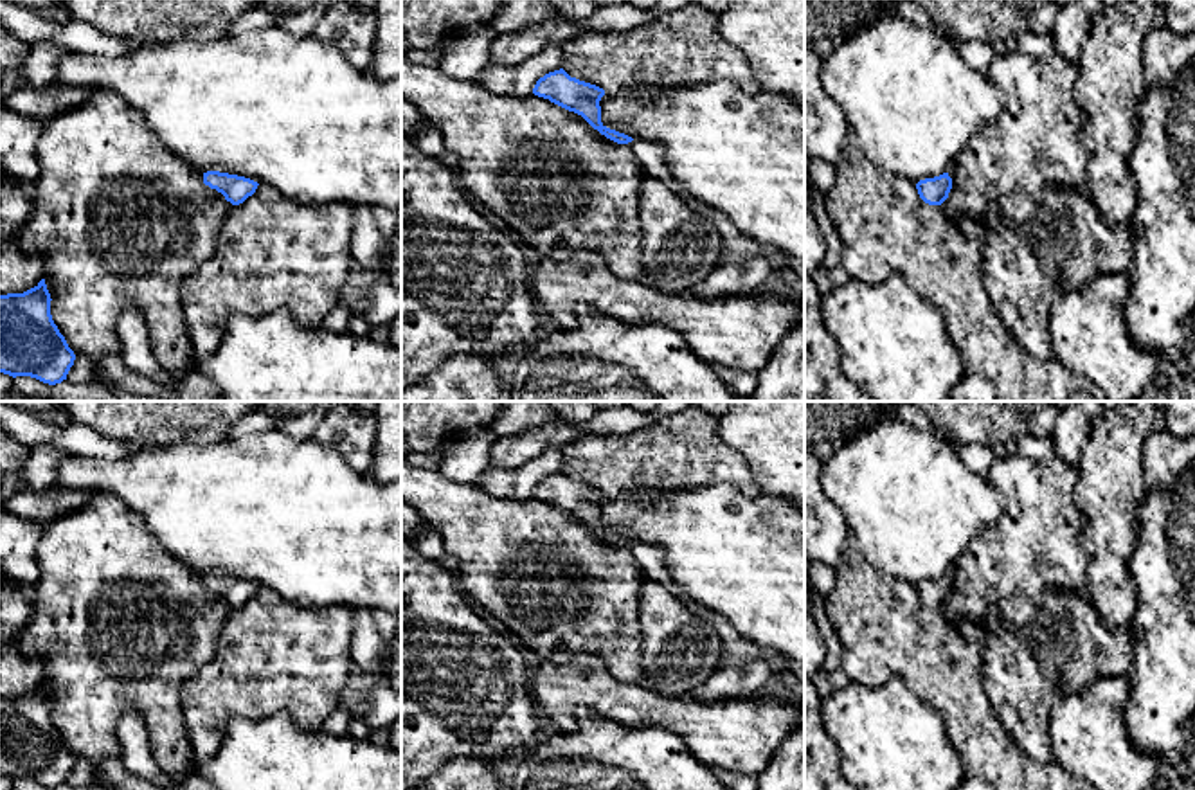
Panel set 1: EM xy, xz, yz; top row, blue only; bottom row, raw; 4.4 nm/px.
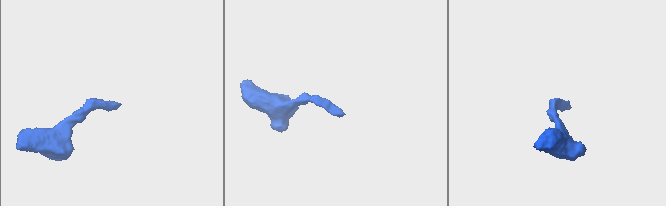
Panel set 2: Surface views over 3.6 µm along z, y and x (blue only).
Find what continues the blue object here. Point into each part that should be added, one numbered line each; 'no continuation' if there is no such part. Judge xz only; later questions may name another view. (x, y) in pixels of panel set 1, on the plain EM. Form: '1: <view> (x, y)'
1: xz (736, 650)

